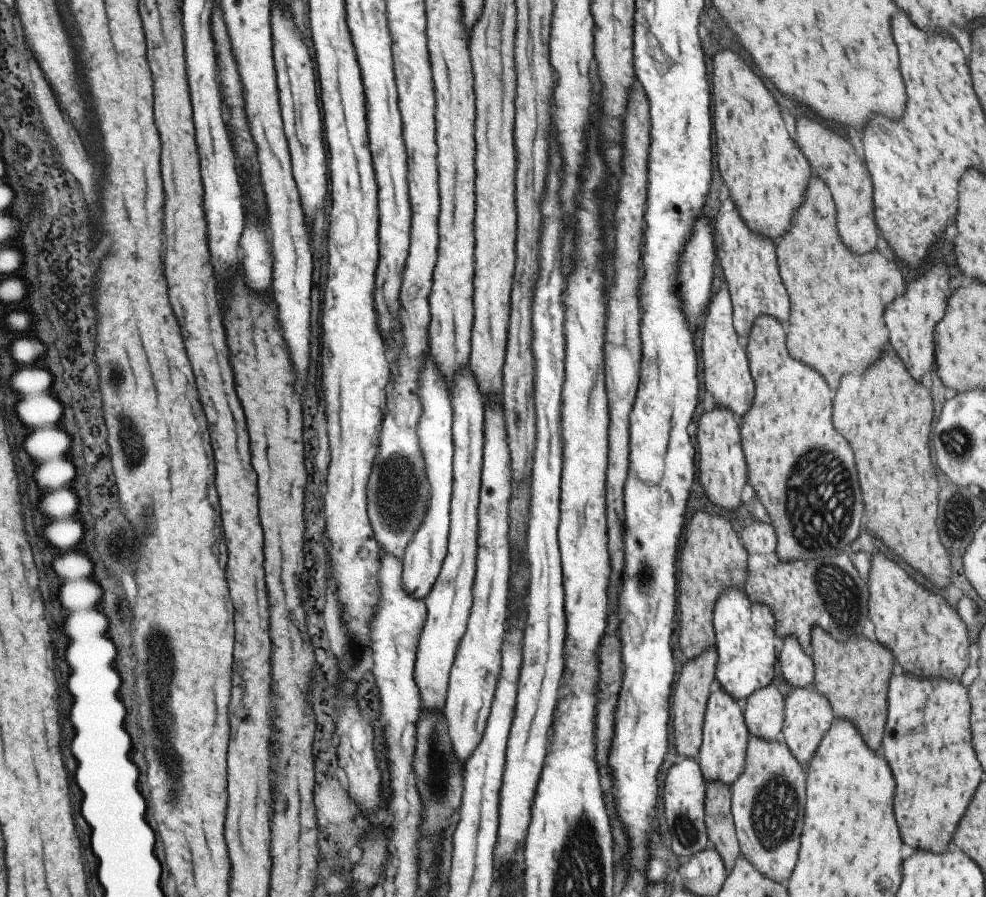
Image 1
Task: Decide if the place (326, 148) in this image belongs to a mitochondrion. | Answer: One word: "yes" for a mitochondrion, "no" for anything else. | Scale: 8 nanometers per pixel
no

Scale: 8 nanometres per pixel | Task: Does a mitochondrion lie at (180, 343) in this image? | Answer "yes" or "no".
no

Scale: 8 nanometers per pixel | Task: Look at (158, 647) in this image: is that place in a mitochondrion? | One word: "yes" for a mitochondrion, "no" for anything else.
yes

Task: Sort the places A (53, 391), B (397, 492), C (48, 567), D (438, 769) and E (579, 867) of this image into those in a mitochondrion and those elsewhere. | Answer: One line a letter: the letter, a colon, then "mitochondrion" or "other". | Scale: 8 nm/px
A: other
B: mitochondrion
C: other
D: mitochondrion
E: mitochondrion

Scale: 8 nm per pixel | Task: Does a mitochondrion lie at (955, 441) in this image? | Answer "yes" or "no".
yes

